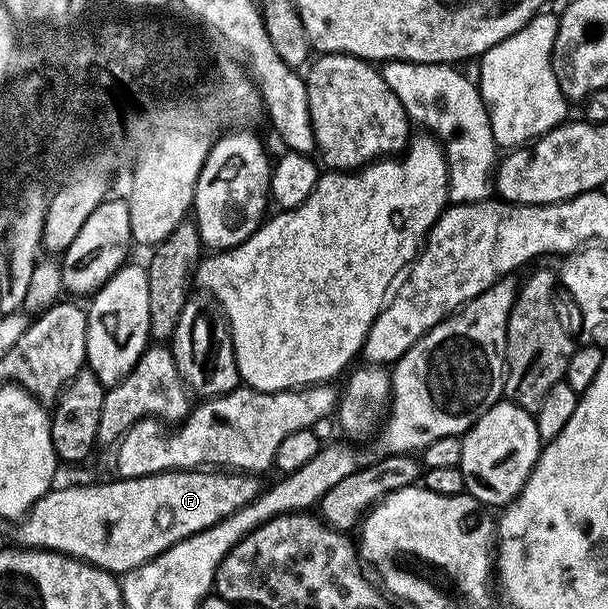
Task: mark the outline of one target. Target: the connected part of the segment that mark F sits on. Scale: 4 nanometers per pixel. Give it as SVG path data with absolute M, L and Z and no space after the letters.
M194 470L191 472L160 472L143 478L112 478L106 484L73 484L70 488L54 487L45 493L26 516L21 517L16 543L23 548L42 548L64 556L74 556L94 564L105 572L135 572L171 546L223 522L262 491L258 477L232 470Z

